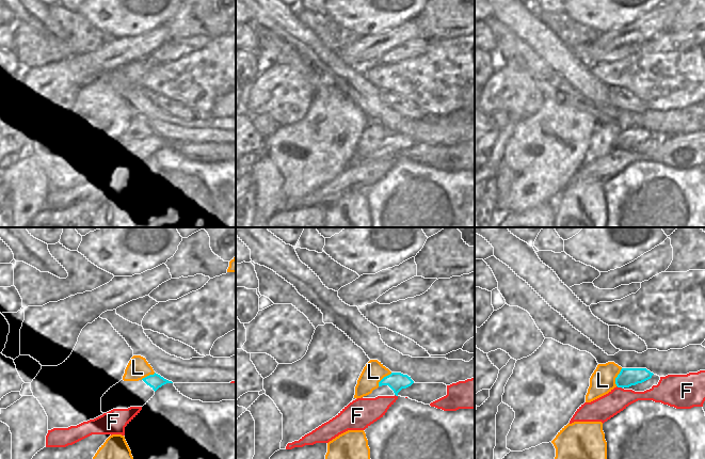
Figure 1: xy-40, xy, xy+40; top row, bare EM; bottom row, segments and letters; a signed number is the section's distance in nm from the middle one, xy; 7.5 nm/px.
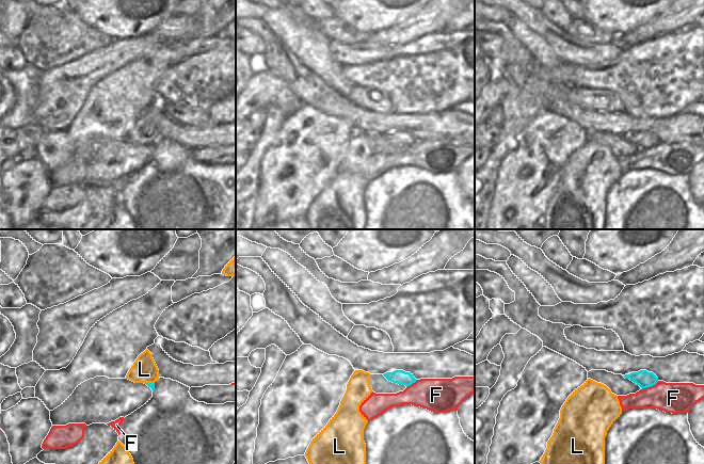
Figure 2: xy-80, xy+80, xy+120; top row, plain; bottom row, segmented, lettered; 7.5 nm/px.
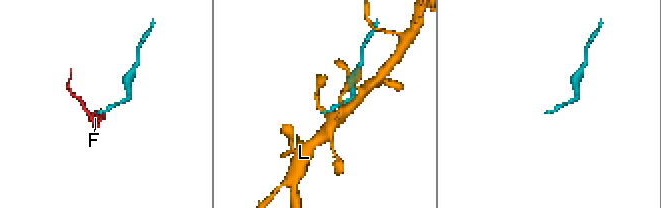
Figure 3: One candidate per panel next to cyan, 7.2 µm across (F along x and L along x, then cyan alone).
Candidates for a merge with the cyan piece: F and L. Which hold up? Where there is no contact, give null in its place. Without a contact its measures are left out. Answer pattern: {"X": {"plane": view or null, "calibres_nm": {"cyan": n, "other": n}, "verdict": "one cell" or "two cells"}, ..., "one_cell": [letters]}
{"F": {"plane": "xy+40", "calibres_nm": {"cyan": 140, "other": 180}, "verdict": "two cells"}, "L": {"plane": "xy+40", "calibres_nm": {"cyan": 140, "other": 190}, "verdict": "two cells"}, "one_cell": []}

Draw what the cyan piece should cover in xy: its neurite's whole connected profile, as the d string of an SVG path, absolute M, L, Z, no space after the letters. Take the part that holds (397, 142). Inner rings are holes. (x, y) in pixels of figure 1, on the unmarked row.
M391 133L379 143L379 148L363 159L375 159L378 157L398 157L402 149L411 147L414 142L407 136Z

